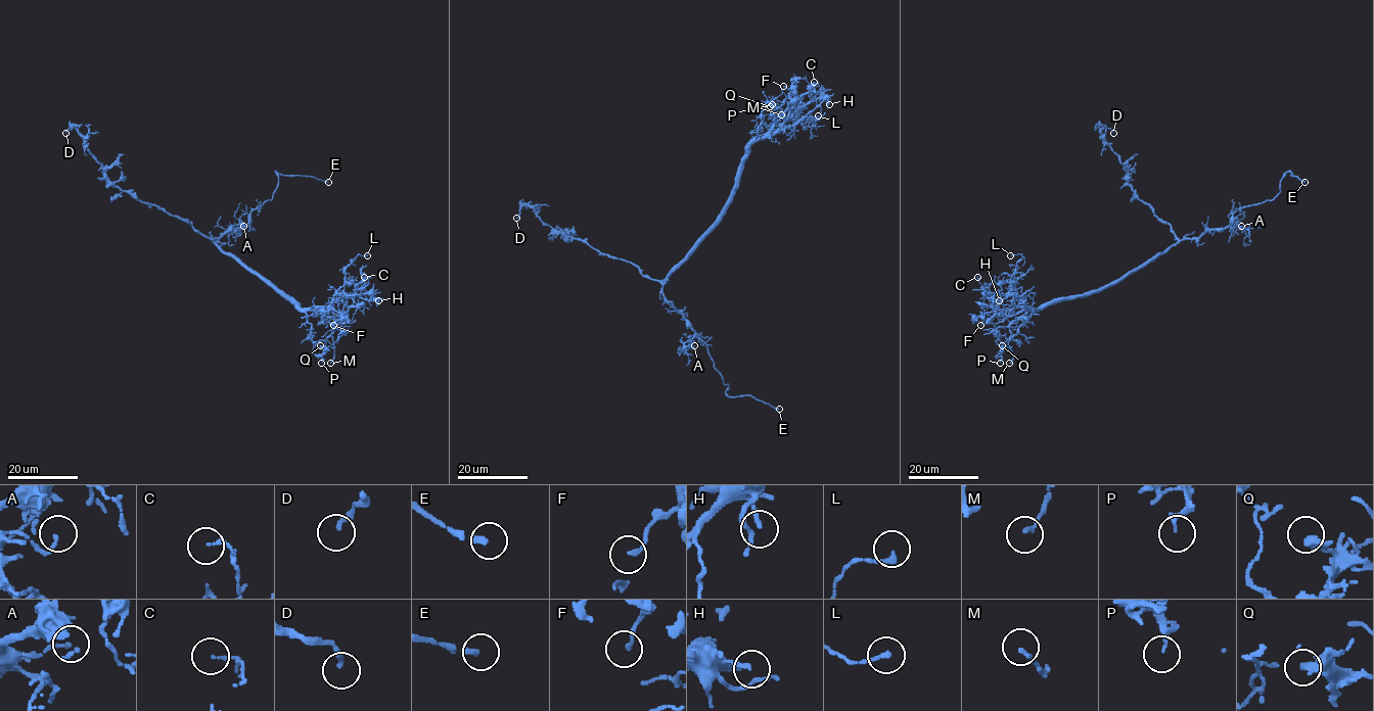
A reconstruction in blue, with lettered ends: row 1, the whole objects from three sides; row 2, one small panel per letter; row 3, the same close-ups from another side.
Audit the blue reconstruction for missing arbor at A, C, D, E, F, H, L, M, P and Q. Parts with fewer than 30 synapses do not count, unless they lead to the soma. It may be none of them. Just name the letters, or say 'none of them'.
E

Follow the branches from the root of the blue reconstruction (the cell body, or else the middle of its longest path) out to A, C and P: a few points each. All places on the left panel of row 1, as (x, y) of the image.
A: (234, 257), (212, 239), (244, 227), (235, 225), (235, 228), (243, 226)
C: (234, 257), (303, 309), (325, 309), (336, 293), (365, 294), (360, 289), (368, 284), (368, 279), (364, 277)
P: (234, 257), (305, 313), (311, 325), (312, 351), (321, 358), (321, 363)

